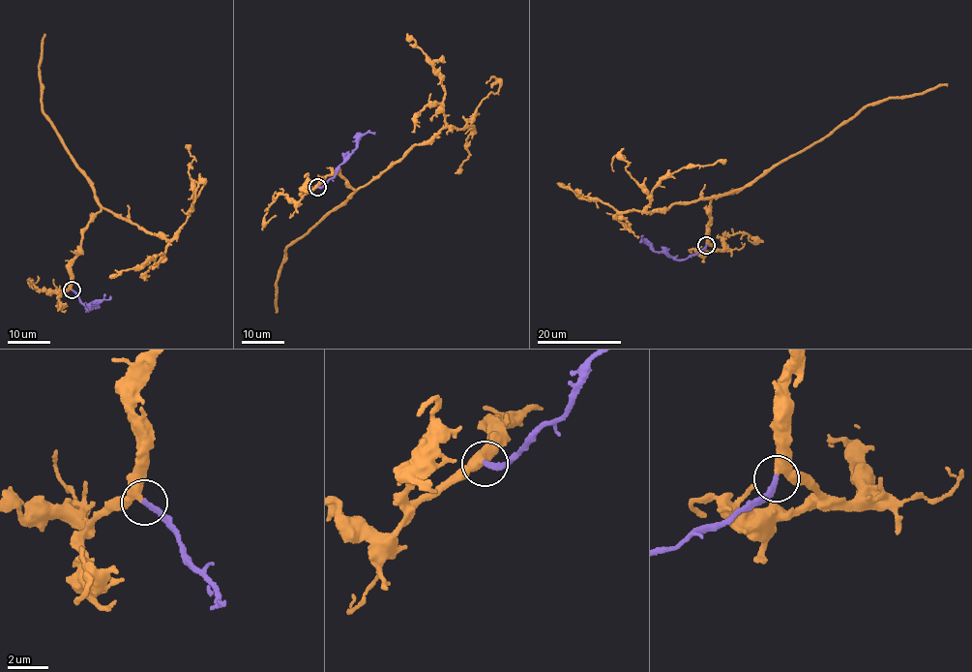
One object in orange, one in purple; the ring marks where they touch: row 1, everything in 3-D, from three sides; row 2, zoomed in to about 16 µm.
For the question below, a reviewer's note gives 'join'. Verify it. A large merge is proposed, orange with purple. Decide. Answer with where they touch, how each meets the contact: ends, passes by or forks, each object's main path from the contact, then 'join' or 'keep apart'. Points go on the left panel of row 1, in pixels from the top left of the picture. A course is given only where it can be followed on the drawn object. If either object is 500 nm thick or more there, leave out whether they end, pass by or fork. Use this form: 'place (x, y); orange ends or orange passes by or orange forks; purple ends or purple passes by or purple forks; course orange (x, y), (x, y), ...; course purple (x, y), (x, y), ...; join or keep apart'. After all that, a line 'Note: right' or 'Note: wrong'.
place (72, 290); orange passes by; purple ends; course orange (71, 290), (84, 229), (102, 208), (166, 240), (186, 222), (194, 157), (185, 146); course purple (72, 290), (85, 311), (99, 306), (98, 304), (109, 295); join
Note: right

